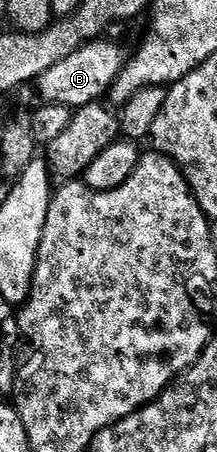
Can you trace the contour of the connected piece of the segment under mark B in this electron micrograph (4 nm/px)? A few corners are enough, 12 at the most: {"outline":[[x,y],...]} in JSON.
{"outline":[[102,38],[35,81],[46,104],[98,103],[127,59]]}

